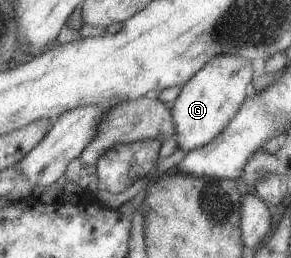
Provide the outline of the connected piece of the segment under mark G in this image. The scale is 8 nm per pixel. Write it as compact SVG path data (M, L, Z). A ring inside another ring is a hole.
M218 54L208 64L190 76L170 108L177 148L186 152L208 144L226 128L226 124L238 112L242 101L252 92L252 68L249 60L234 54Z

